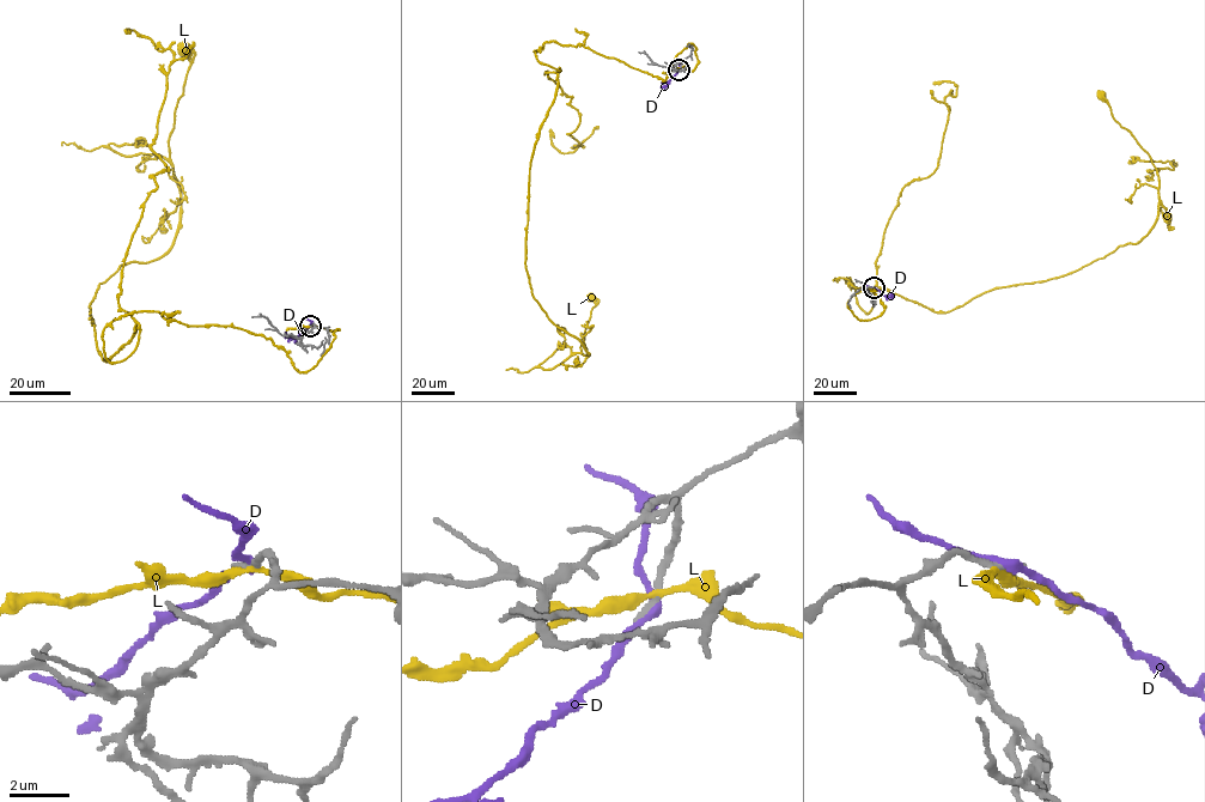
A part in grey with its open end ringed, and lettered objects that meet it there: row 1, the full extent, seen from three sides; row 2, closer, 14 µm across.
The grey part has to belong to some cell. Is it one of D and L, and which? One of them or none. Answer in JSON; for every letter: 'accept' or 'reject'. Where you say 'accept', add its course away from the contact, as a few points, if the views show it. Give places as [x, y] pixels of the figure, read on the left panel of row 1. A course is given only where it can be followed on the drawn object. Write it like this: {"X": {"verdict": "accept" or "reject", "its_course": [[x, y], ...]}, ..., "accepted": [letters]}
{"D": {"verdict": "reject"}, "L": {"verdict": "reject"}, "accepted": []}

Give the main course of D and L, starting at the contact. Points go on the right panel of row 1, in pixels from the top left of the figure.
D: (872, 287), (887, 297), (892, 292)
L: (871, 287), (858, 319), (846, 278), (945, 313), (1142, 240), (1156, 169), (1102, 93)

